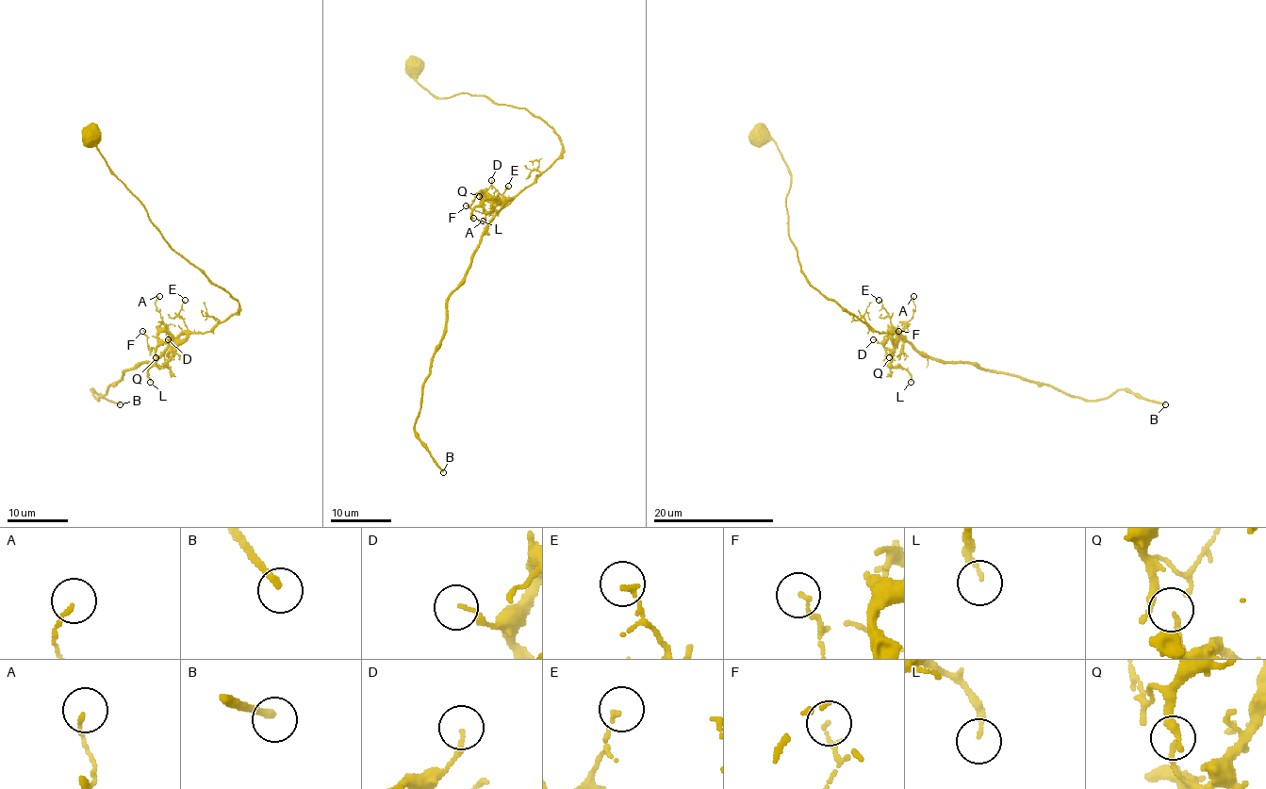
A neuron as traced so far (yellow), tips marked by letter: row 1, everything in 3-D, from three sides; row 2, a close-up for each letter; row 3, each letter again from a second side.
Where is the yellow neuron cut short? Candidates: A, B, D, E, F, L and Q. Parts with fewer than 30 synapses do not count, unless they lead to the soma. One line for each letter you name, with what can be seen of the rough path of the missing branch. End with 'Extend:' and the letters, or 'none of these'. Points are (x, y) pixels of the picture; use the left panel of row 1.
Extend: B

